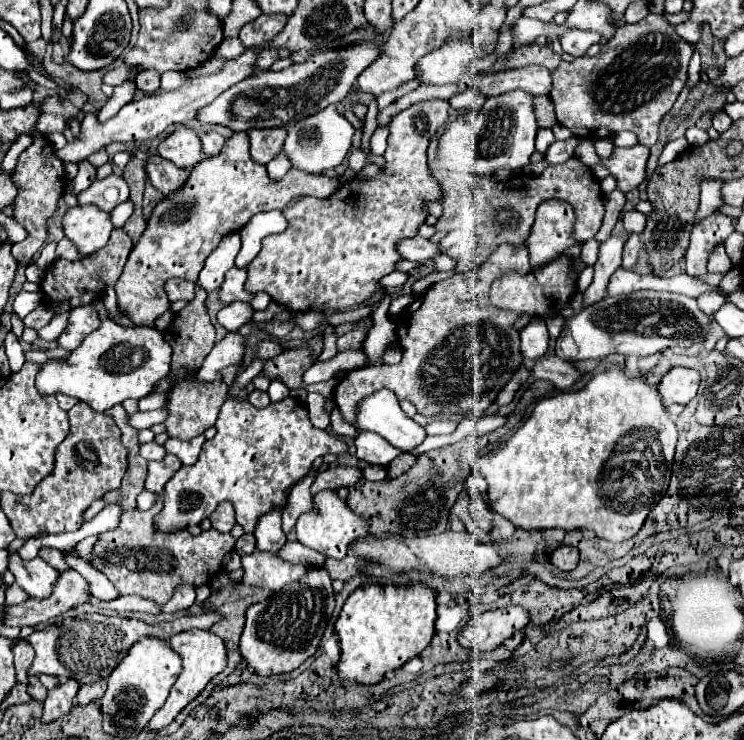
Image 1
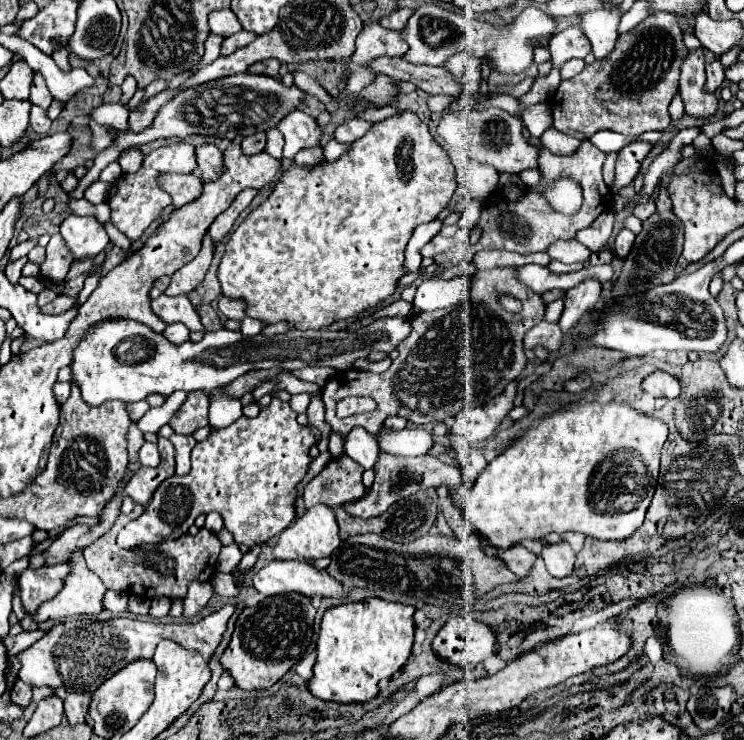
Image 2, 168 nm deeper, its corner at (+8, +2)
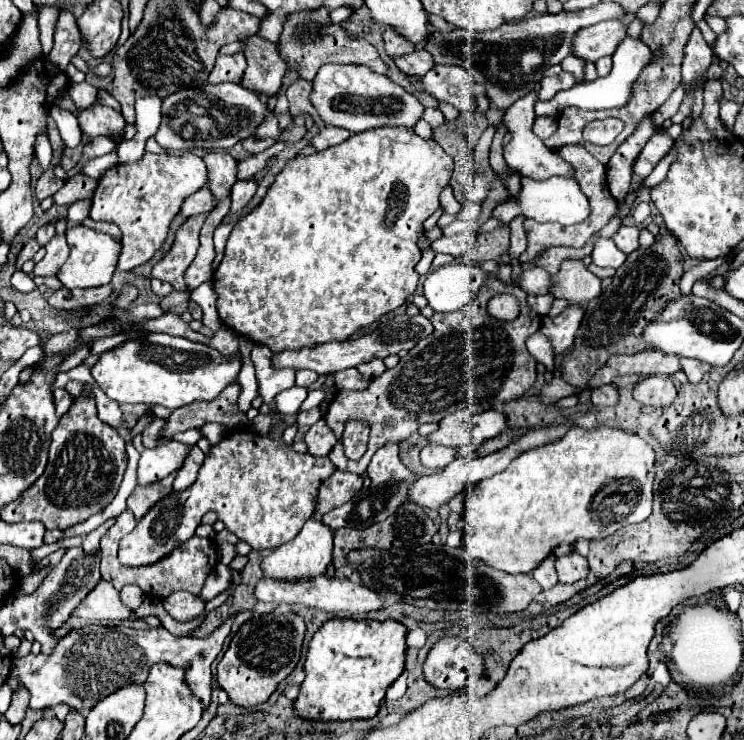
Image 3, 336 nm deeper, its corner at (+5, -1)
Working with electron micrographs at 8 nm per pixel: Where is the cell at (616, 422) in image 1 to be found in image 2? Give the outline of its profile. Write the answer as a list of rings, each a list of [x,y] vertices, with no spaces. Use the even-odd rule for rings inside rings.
[[[626,401],[558,405],[554,411],[534,419],[520,437],[484,467],[464,503],[464,515],[496,547],[510,547],[520,539],[542,539],[552,531],[578,531],[600,541],[628,539],[642,525],[656,491],[660,449],[666,439],[668,427],[664,421],[638,413]]]

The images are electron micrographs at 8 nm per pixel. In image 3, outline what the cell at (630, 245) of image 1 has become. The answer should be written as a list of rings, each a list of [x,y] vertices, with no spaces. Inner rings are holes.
[[[621,226],[611,238],[621,252],[631,254],[633,250],[639,248],[639,232],[641,232],[641,228],[637,228],[637,226]]]

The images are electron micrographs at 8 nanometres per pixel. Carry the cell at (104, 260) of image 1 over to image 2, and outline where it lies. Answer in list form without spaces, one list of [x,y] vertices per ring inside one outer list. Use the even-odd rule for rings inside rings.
[[[56,233],[46,245],[46,261],[40,265],[40,277],[50,281],[64,281],[70,269],[70,249]]]

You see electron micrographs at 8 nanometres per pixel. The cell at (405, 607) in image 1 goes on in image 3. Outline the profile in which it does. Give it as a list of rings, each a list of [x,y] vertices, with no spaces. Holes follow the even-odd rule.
[[[329,620],[309,642],[305,680],[293,704],[303,720],[361,720],[373,718],[387,688],[401,676],[405,666],[407,628],[395,620]]]

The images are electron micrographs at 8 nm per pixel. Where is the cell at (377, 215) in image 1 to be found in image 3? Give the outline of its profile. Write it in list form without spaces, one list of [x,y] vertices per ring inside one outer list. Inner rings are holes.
[[[375,128],[363,134],[353,134],[345,142],[331,146],[323,152],[315,152],[305,158],[293,158],[285,164],[281,174],[269,186],[261,204],[245,216],[227,238],[225,256],[213,274],[213,290],[217,294],[217,312],[223,326],[231,328],[237,336],[251,338],[255,344],[271,348],[271,352],[283,352],[283,348],[313,348],[315,344],[325,344],[327,340],[347,340],[357,330],[373,324],[383,314],[397,310],[415,292],[419,274],[415,272],[421,260],[421,250],[417,246],[423,234],[423,222],[439,208],[439,194],[445,184],[449,184],[453,172],[453,160],[443,152],[435,140],[423,140],[409,128]]]

